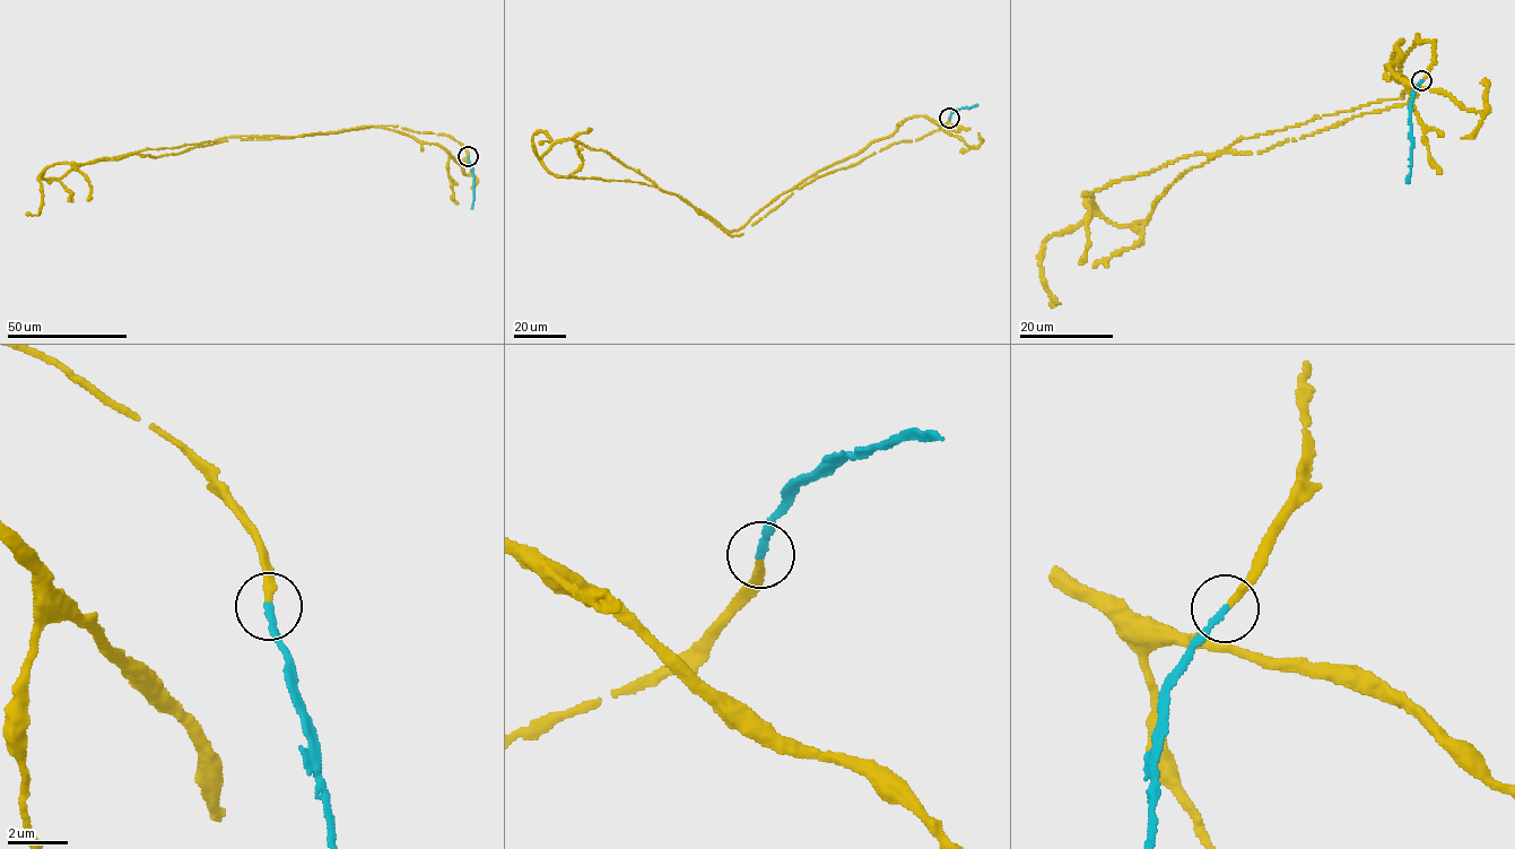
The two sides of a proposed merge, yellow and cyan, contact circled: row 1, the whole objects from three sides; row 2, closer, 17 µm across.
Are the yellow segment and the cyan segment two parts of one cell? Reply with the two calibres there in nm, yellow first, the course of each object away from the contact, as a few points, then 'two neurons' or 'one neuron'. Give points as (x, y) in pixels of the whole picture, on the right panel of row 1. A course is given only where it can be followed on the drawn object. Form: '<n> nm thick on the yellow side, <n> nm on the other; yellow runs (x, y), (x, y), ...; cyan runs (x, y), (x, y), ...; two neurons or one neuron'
260 nm thick on the yellow side, 240 nm on the other; yellow runs (1422, 80), (1417, 34), (1401, 98), (1234, 143), (1147, 221), (1086, 193), (1294, 139); cyan runs (1421, 80), (1413, 94), (1411, 165), (1407, 182); one neuron

